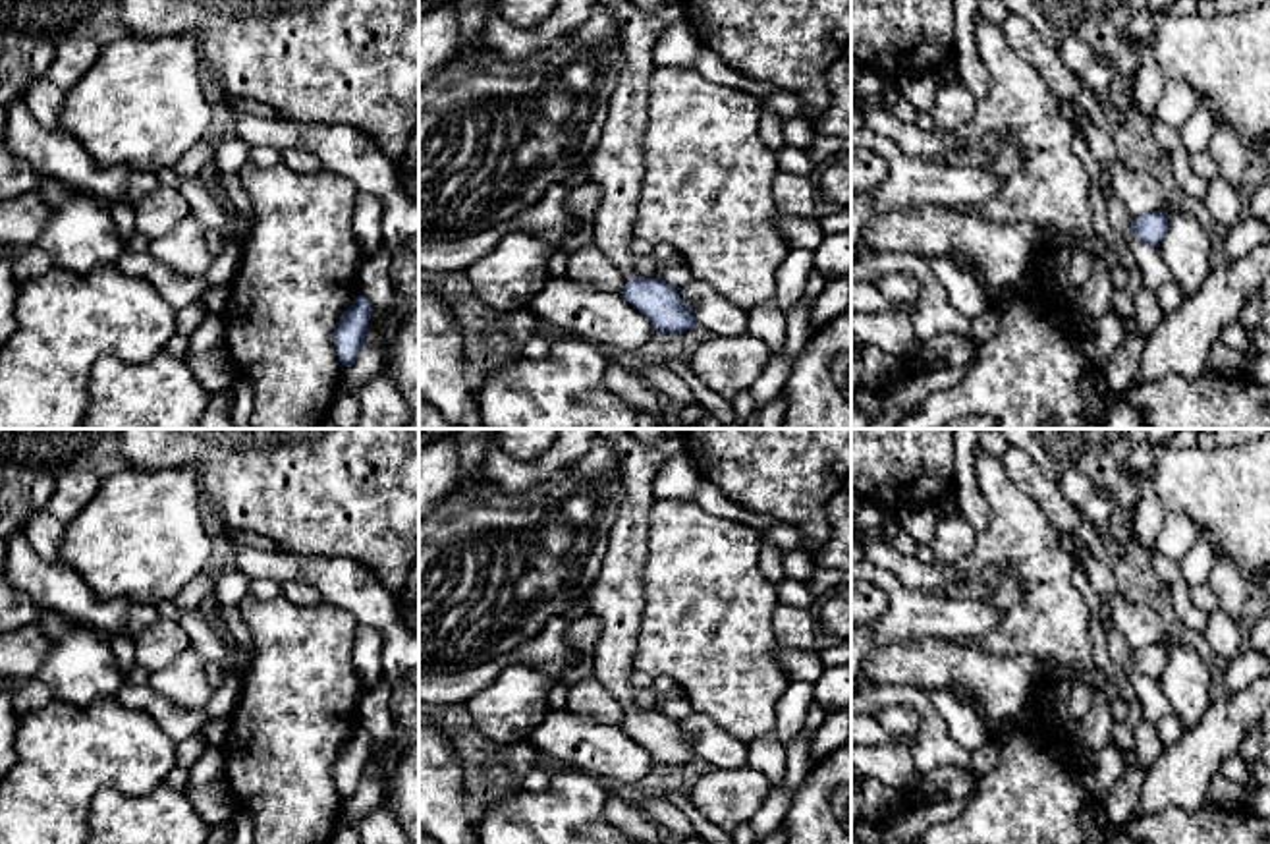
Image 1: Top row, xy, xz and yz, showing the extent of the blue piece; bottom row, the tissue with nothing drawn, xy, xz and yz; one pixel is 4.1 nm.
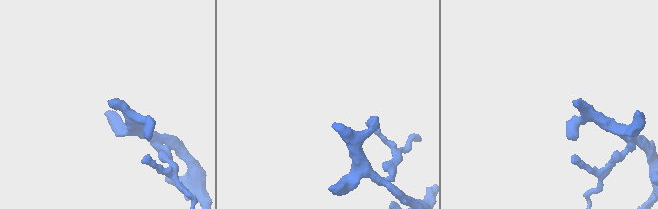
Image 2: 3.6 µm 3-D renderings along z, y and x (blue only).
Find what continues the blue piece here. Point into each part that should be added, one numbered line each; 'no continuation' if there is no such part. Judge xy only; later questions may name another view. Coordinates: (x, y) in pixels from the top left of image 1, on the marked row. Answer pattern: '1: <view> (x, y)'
no continuation

